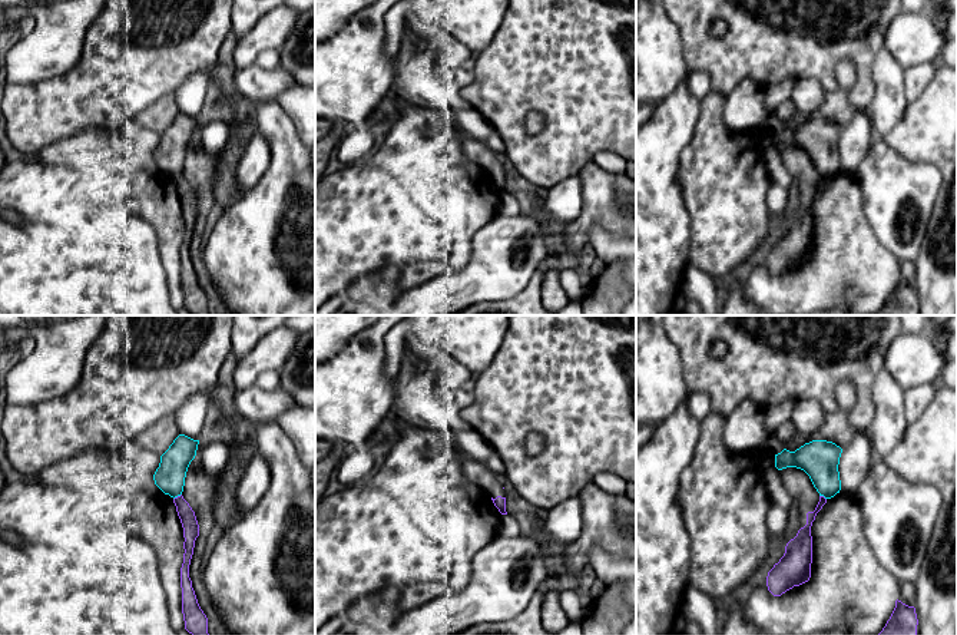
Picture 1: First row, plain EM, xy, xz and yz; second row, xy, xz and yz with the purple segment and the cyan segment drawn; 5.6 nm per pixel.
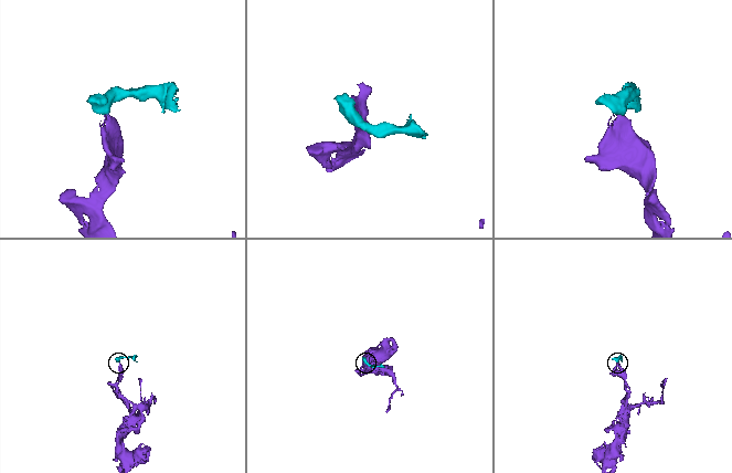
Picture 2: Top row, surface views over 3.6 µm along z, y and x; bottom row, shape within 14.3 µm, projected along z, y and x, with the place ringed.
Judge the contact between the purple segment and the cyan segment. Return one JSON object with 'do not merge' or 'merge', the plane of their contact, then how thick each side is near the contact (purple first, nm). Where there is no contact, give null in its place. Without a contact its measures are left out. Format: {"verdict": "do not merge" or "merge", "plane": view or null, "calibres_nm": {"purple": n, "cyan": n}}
{"verdict": "do not merge", "plane": "xy", "calibres_nm": {"purple": 100, "cyan": 170}}

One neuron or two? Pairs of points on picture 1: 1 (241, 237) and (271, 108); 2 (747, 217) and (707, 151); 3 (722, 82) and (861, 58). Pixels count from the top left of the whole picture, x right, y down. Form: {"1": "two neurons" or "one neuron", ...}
{"1": "one neuron", "2": "one neuron", "3": "one neuron"}

